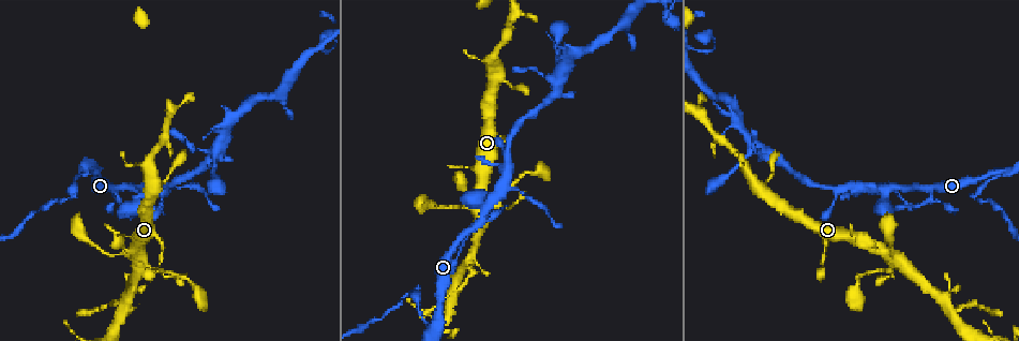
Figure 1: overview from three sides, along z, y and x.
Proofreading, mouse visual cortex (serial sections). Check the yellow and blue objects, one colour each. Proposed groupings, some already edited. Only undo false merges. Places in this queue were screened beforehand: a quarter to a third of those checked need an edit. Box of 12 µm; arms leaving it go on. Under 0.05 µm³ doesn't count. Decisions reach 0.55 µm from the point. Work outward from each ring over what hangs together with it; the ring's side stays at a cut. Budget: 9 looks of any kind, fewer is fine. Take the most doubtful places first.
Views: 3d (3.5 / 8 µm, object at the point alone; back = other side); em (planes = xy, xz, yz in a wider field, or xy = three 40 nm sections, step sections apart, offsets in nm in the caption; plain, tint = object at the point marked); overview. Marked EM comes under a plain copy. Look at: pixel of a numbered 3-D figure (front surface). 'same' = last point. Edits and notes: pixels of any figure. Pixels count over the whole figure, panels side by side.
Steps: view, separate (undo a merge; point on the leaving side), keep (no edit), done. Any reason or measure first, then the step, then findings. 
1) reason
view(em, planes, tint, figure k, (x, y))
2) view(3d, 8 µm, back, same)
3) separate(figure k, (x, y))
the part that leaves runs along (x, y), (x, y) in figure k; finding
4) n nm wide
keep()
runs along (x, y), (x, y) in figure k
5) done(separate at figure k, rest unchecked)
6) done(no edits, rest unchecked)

view(3d, 3.5 µm, figure 1, (977, 199))

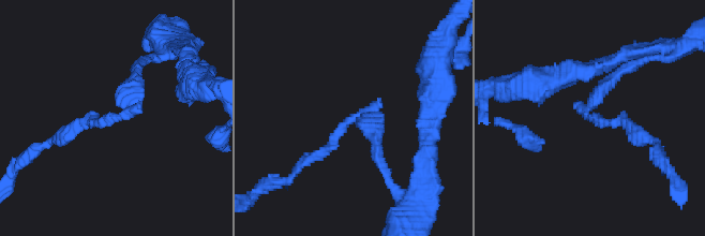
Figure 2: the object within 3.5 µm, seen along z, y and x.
arms of 150, 200 nm; need the tissue
view(em, xy, step 2, tint, figure 2, (363, 112))

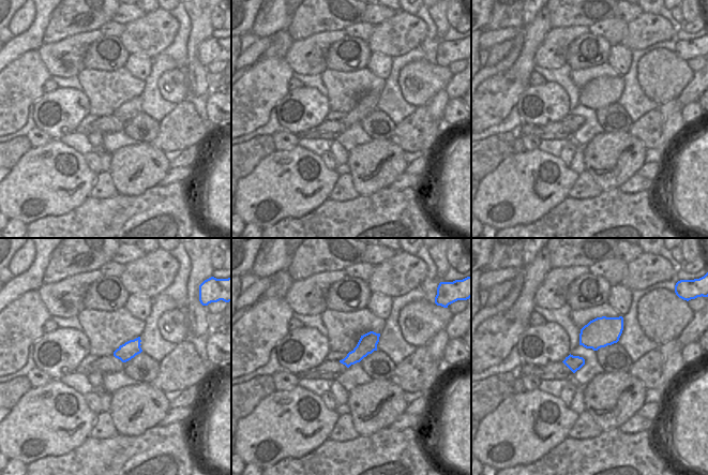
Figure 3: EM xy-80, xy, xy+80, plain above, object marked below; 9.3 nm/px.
separate(figure 2, (336, 134))
the part that leaves runs along (362, 113), (294, 173) in figure 2; two cells meet here

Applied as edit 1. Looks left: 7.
see it whole again
view(overview)

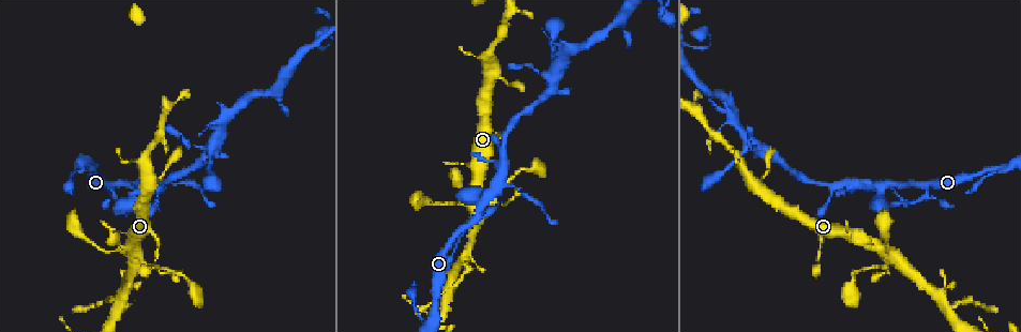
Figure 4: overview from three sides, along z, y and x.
small branch off a trunk
view(3d, 8 µm, figure 4, (131, 249))

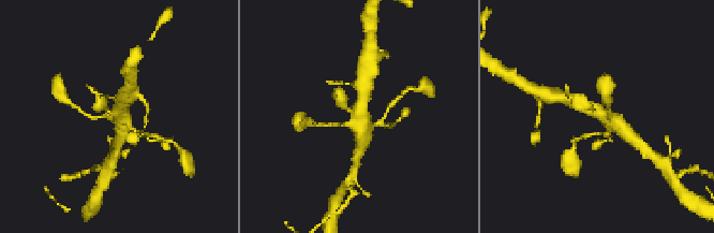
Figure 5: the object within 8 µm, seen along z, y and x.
view(3d, 3.5 µm, back, figure 5, (359, 122))

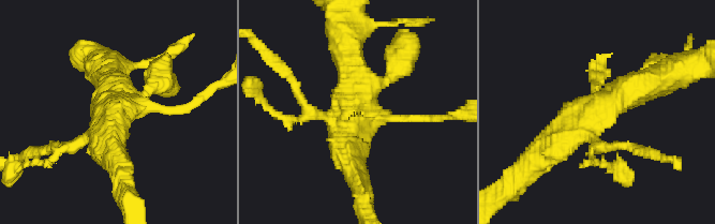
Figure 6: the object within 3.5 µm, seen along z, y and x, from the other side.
now the EM
view(em, xy, step 1, tint, figure 6, (597, 106))

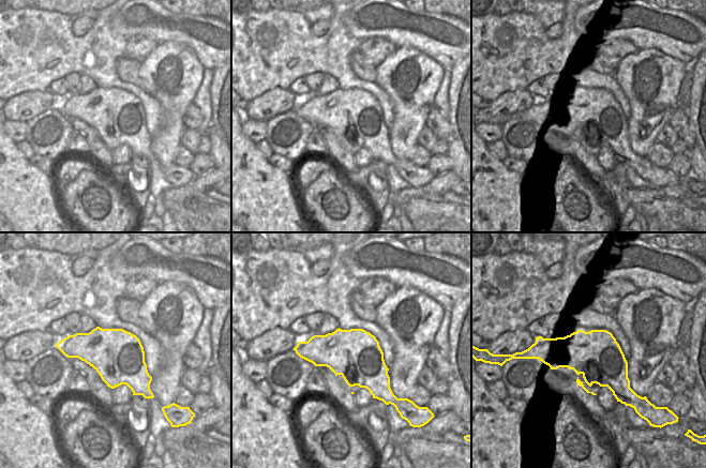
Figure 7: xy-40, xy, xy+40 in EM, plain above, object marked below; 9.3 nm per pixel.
keep()
runs along (660, 76), (589, 108), (542, 151) in figure 6; one cell here

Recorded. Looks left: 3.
three-way junction
view(3d, 8 µm, back, figure 4, (943, 309))

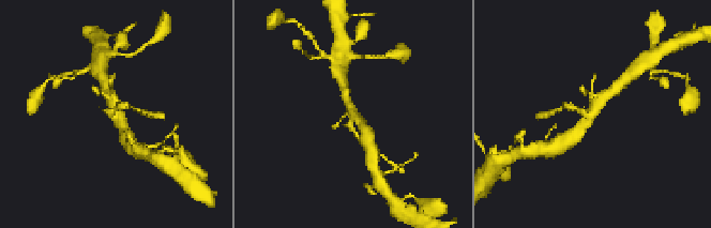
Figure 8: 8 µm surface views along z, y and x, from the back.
view(em, xy, step 3, tint, figure 8, (591, 114))

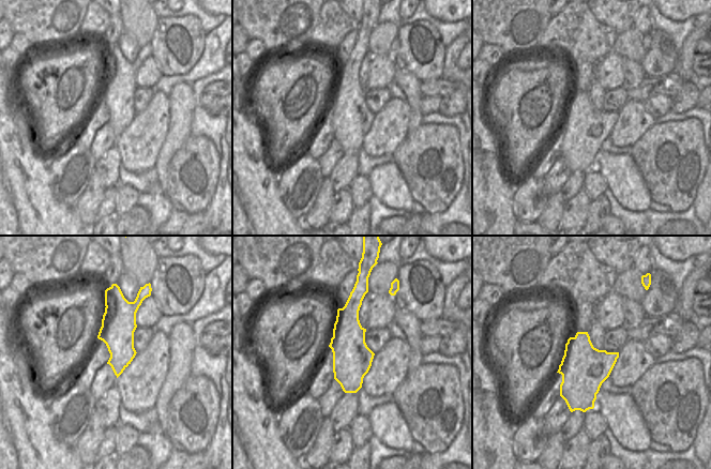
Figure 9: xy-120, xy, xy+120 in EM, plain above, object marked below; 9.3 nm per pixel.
separate(figure 8, (123, 105))
the part that leaves runs along (583, 114), (570, 106), (553, 110) in figure 8; a second cell is stuck on

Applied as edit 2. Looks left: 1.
done(separate at figure 2, separate at figure 8, rest unchecked)

